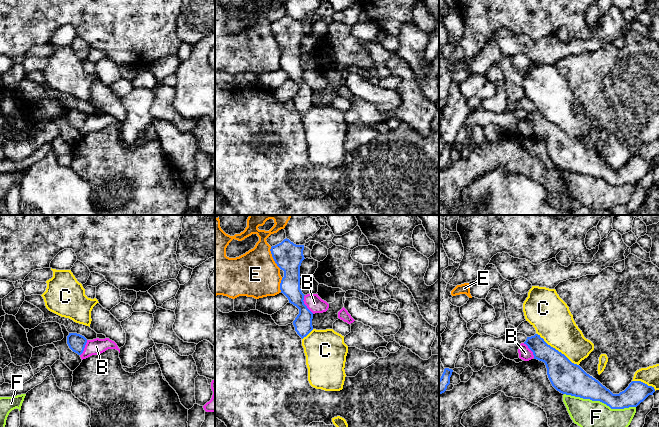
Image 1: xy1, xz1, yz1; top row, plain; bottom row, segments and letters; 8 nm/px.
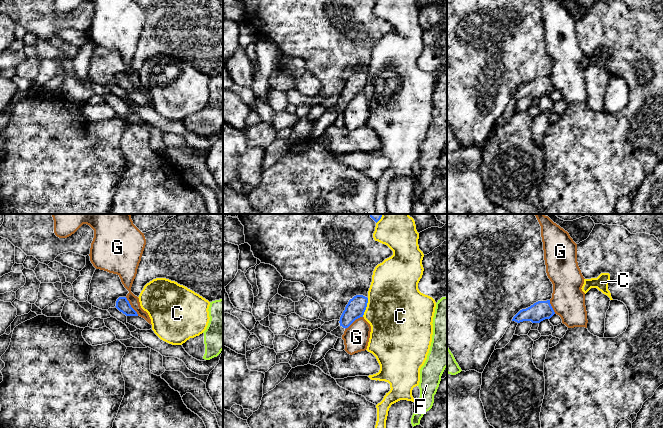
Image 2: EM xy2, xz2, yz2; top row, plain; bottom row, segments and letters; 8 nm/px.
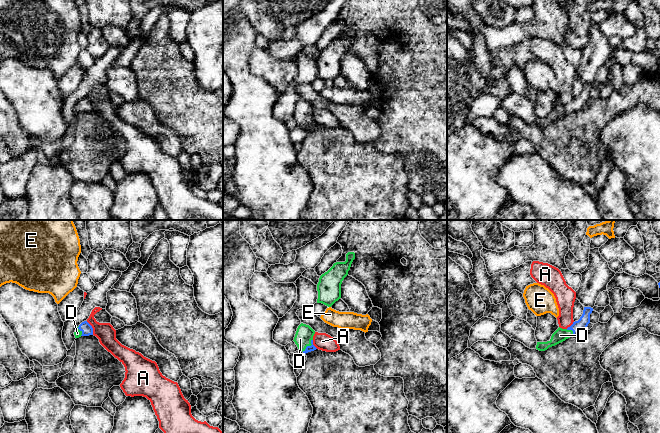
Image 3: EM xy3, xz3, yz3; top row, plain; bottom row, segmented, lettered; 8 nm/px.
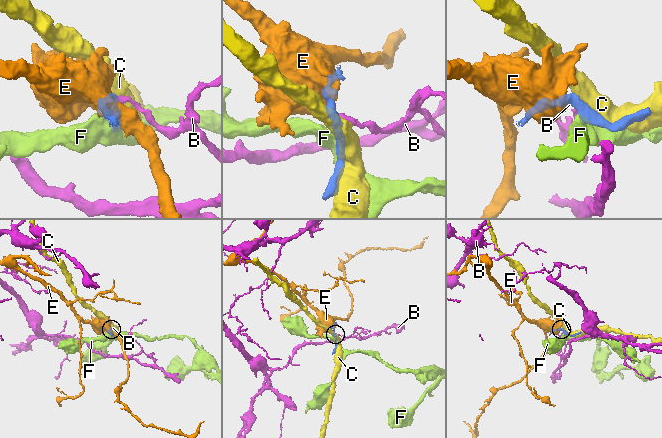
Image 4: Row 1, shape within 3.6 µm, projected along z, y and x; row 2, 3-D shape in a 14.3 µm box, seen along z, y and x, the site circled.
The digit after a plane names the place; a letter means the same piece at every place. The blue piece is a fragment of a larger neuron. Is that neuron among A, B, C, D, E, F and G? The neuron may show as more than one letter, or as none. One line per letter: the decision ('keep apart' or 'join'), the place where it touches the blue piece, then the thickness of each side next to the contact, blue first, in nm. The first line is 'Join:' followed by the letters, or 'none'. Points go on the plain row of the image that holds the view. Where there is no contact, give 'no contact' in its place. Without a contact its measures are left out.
Join: D
A: keep apart; meets blue in xy3 at (92, 104); 90 nm thick on the blue side, 150 nm on the other
B: keep apart; meets blue in xz1 at (304, 80); 160 nm thick on the blue side, 140 nm on the other
C: keep apart; meets blue in yz1 at (557, 126); 260 nm thick on the blue side, 320 nm on the other
D: join; meets blue in xz3 at (309, 122); 50 nm thick on the blue side, 140 nm on the other
E: keep apart; meets blue in xz1 at (273, 34); 220 nm thick on the blue side, 380 nm on the other
F: keep apart; meets blue in yz1 at (600, 177); 220 nm thick on the blue side, 260 nm on the other
G: keep apart; meets blue in xy2 at (130, 82); 110 nm thick on the blue side, 130 nm on the other

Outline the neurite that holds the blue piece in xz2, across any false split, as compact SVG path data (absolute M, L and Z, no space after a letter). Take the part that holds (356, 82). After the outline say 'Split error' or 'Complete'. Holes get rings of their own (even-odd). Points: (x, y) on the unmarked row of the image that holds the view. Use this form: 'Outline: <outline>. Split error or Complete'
Outline: M356 71L350 75L340 93L340 101L330 109L338 114L342 114L345 105L348 104L356 95L363 93L367 79L368 74L363 71Z. Split error

